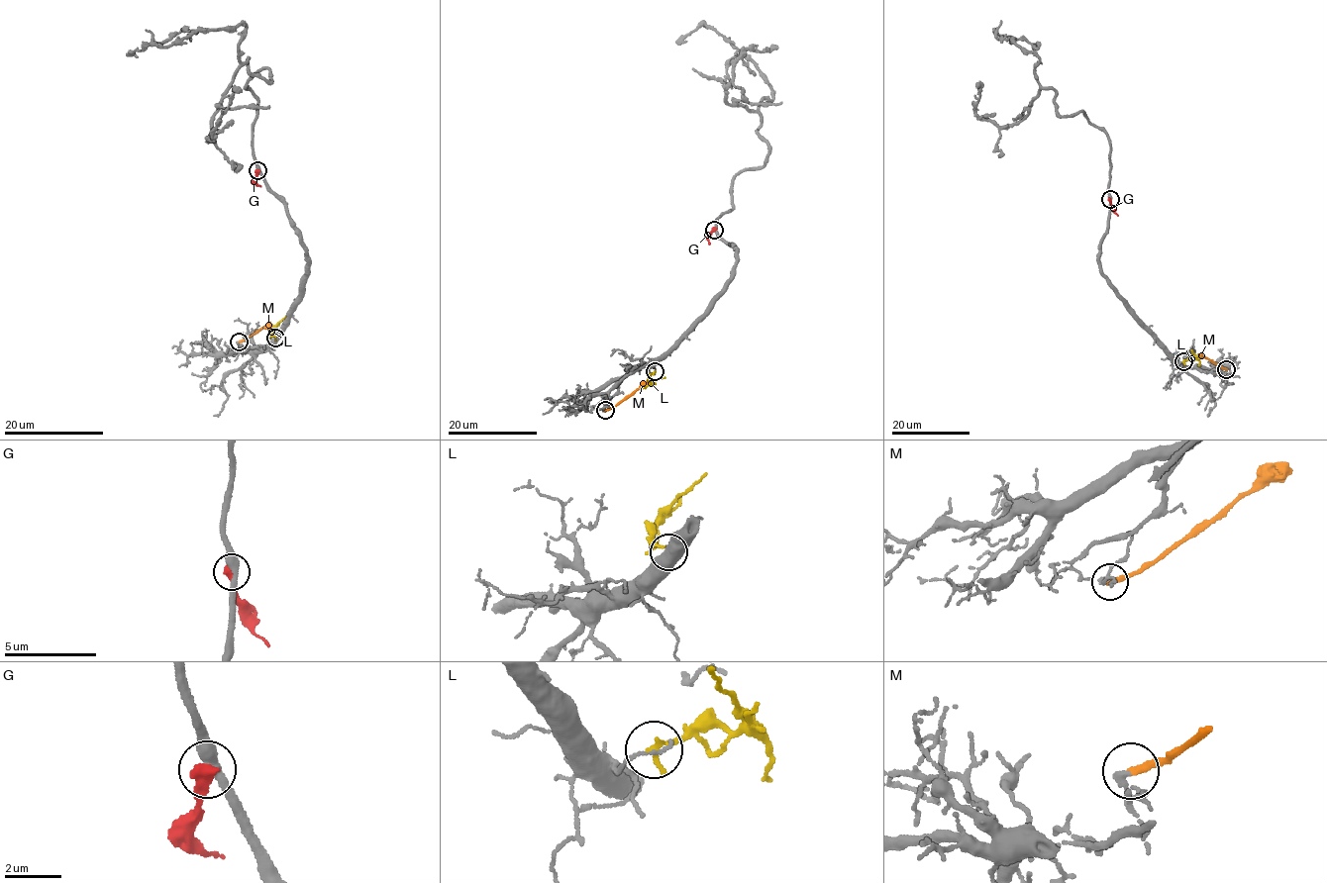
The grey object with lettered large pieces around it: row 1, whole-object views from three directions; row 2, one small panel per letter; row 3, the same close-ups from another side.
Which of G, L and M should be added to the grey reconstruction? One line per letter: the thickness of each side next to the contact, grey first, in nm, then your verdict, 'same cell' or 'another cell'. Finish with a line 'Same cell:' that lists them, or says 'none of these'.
G: 400 nm thick on the grey side, 440 nm on the other; another cell
L: 140 nm thick on the grey side, 200 nm on the other; another cell
M: 220 nm thick on the grey side, 280 nm on the other; another cell
Same cell: none of these

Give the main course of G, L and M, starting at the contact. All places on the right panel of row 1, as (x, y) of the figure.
G: (1110, 200), (1117, 215)
L: (1183, 361), (1195, 357), (1191, 349)
M: (1226, 369), (1204, 357), (1195, 357)

